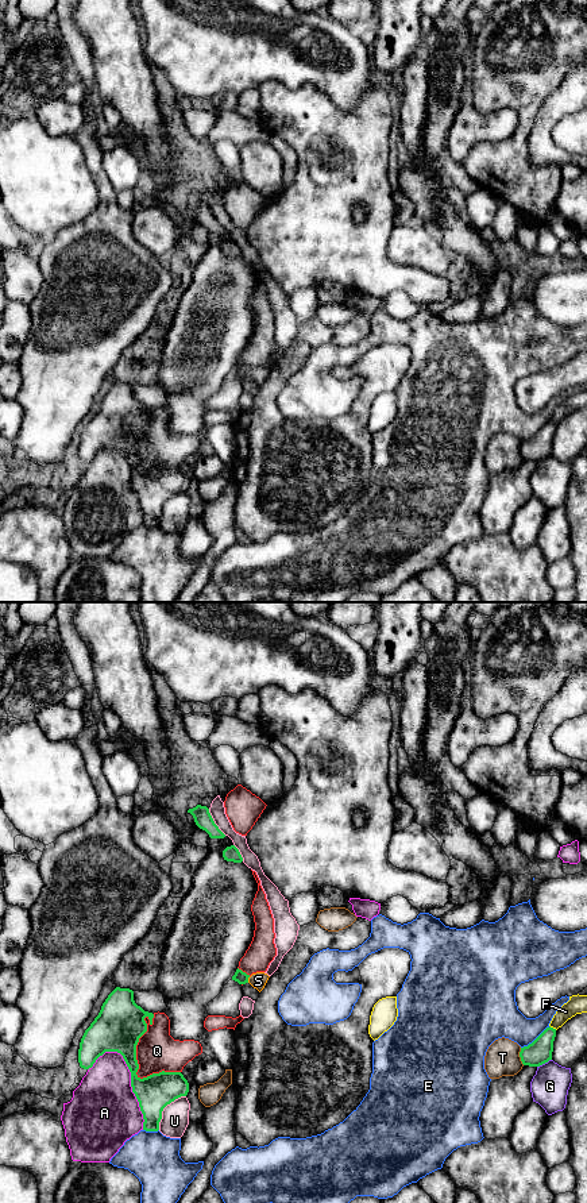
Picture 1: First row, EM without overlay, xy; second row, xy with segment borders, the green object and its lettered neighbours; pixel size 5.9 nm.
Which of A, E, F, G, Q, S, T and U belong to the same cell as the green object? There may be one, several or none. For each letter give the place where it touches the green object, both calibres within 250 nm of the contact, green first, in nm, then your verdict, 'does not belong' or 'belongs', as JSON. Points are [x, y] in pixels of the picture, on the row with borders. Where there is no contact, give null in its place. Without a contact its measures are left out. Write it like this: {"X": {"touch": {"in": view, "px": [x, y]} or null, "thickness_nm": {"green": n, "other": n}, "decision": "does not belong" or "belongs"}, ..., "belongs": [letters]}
{"A": {"touch": {"in": "xy", "px": [131, 1084]}, "thickness_nm": {"green": 220, "other": 420}, "decision": "does not belong"}, "E": {"touch": {"in": "xy", "px": [536, 1038]}, "thickness_nm": {"green": 150, "other": 220}, "decision": "does not belong"}, "F": {"touch": {"in": "xy", "px": [552, 1028]}, "thickness_nm": {"green": 150, "other": 110}, "decision": "does not belong"}, "G": {"touch": {"in": "xy", "px": [544, 1063]}, "thickness_nm": {"green": 150, "other": 220}, "decision": "does not belong"}, "Q": {"touch": {"in": "xy", "px": [138, 1067]}, "thickness_nm": {"green": 260, "other": 240}, "decision": "does not belong"}, "S": {"touch": {"in": "xy", "px": [247, 979]}, "thickness_nm": {"green": 80, "other": 100}, "decision": "belongs"}, "T": {"touch": {"in": "xy", "px": [520, 1056]}, "thickness_nm": {"green": 150, "other": 200}, "decision": "does not belong"}, "U": {"touch": {"in": "xy", "px": [163, 1107]}, "thickness_nm": {"green": 220, "other": 160}, "decision": "does not belong"}, "belongs": ["S"]}

